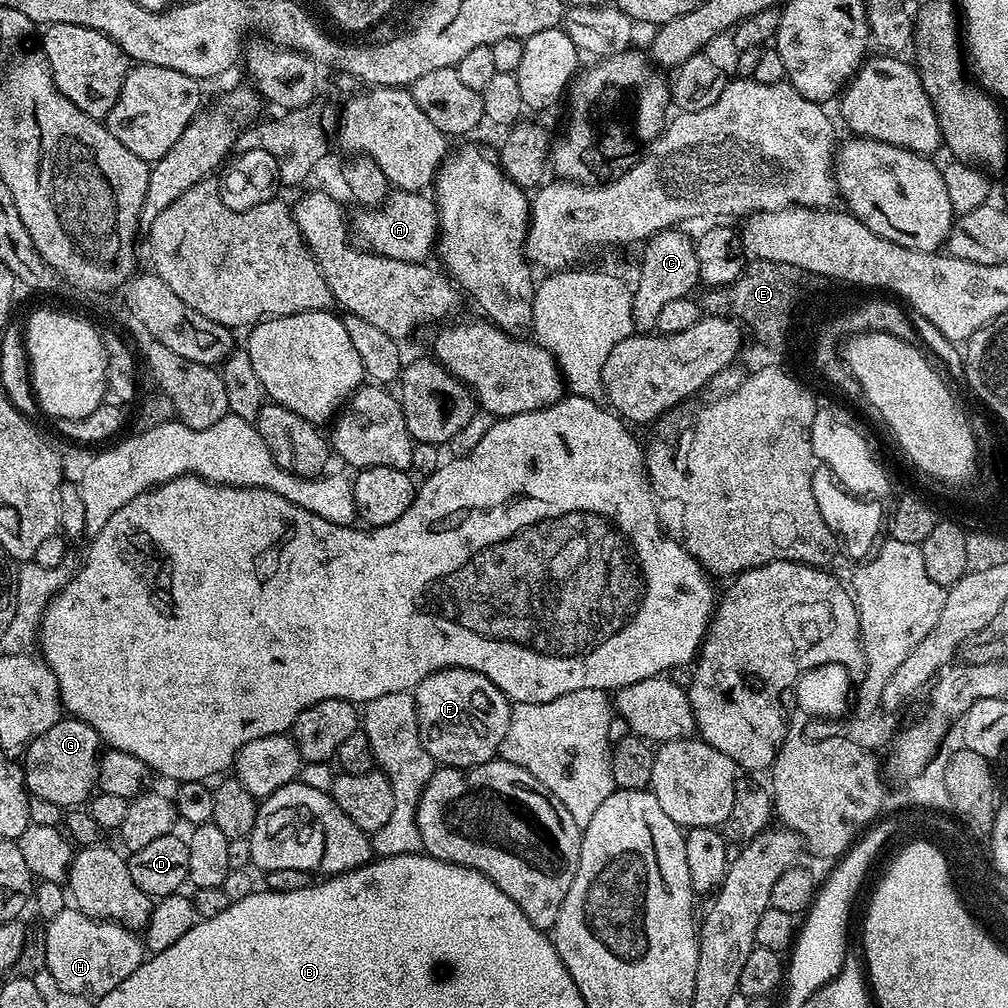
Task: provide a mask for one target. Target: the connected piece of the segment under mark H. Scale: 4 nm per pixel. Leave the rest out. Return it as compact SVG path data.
M66 906L58 918L47 921L44 968L70 994L99 998L110 994L118 982L126 982L134 970L144 963L146 951L137 933L110 920L95 920L74 906Z

